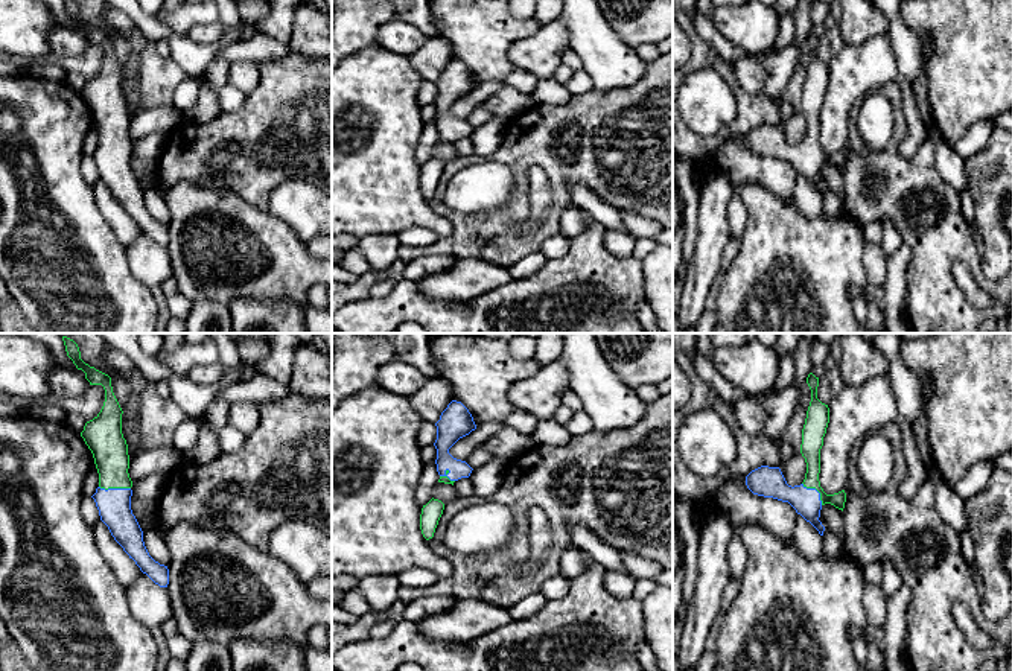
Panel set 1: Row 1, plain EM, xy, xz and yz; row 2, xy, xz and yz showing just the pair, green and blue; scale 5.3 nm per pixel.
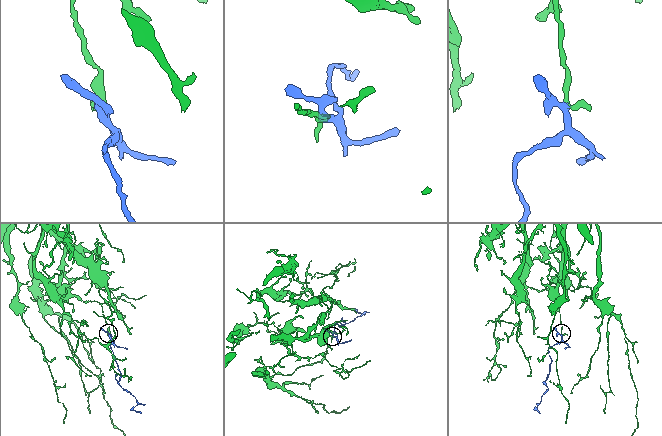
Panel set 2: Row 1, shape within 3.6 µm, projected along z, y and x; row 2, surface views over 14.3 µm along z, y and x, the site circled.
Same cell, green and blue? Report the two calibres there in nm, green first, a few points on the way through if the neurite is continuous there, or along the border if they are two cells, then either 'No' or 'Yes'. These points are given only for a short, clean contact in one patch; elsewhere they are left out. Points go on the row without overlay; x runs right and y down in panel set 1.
Thickness 190 nm (green) against 180 nm. Path across: xy (110, 110), (114, 146), (114, 163). Yes

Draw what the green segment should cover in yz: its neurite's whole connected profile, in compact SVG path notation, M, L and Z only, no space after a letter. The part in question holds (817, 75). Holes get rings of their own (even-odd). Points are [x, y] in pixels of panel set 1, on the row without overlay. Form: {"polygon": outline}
{"polygon": "M810 32L807 43L811 49L811 61L807 70L800 103L800 113L807 122L804 142L791 146L787 143L779 126L761 125L746 135L746 145L753 154L788 161L797 173L823 195L825 186L819 180L822 166L831 163L843 170L846 152L842 149L834 154L826 154L820 146L820 108L829 82L829 67L817 58L819 37Z"}

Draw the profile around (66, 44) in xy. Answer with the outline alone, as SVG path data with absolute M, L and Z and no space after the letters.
M56 26L49 33L50 58L61 62L70 62L82 56L88 47L90 41L73 29Z

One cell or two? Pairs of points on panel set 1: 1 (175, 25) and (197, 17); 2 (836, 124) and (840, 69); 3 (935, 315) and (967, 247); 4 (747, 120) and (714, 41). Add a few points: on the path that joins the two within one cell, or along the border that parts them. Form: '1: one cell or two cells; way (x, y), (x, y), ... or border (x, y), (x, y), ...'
1: one cell; way (180, 22), (184, 17), (192, 17)
2: one cell; way (836, 110), (840, 82)
3: one cell; way (935, 297), (935, 273), (948, 259)
4: two cells; border (696, 29), (723, 58), (732, 63)

